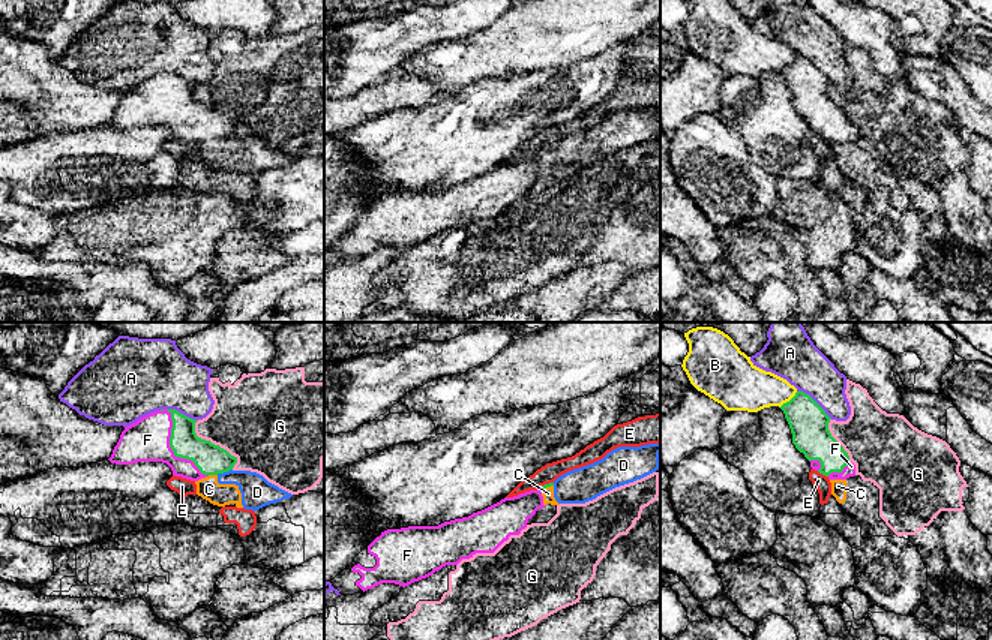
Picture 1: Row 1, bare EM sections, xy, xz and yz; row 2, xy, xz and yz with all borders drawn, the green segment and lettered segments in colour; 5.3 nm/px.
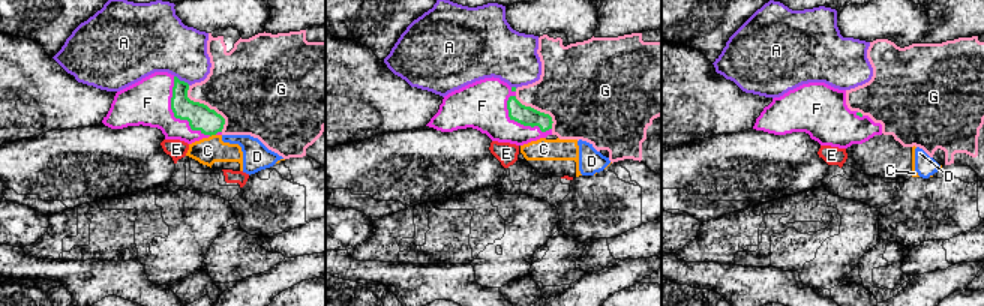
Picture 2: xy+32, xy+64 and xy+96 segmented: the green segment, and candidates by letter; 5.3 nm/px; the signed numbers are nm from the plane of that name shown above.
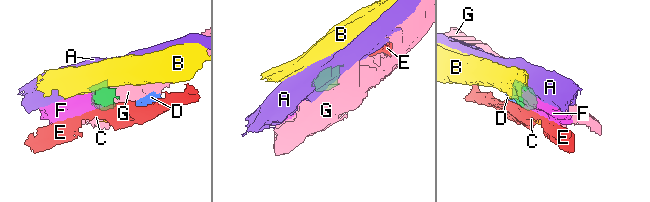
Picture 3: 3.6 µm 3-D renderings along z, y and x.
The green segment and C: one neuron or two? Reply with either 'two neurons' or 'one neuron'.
two neurons

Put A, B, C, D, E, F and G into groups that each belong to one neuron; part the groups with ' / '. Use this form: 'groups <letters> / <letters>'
groups A / B / C D / E / F / G

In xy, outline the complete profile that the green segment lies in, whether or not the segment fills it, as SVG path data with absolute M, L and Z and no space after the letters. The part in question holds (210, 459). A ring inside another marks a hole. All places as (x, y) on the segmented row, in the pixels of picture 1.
M176 409L152 412L125 427L108 460L116 465L162 462L171 468L173 475L191 481L231 471L237 463L237 457L231 456L219 445L198 438L195 433L195 423L197 420L183 415Z

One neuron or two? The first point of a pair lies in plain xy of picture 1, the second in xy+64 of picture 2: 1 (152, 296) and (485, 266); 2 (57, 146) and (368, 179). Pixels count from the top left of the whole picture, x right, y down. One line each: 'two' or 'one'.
1: two
2: one

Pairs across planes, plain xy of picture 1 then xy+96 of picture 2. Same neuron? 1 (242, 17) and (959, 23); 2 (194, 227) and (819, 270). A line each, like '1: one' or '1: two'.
1: two
2: one

